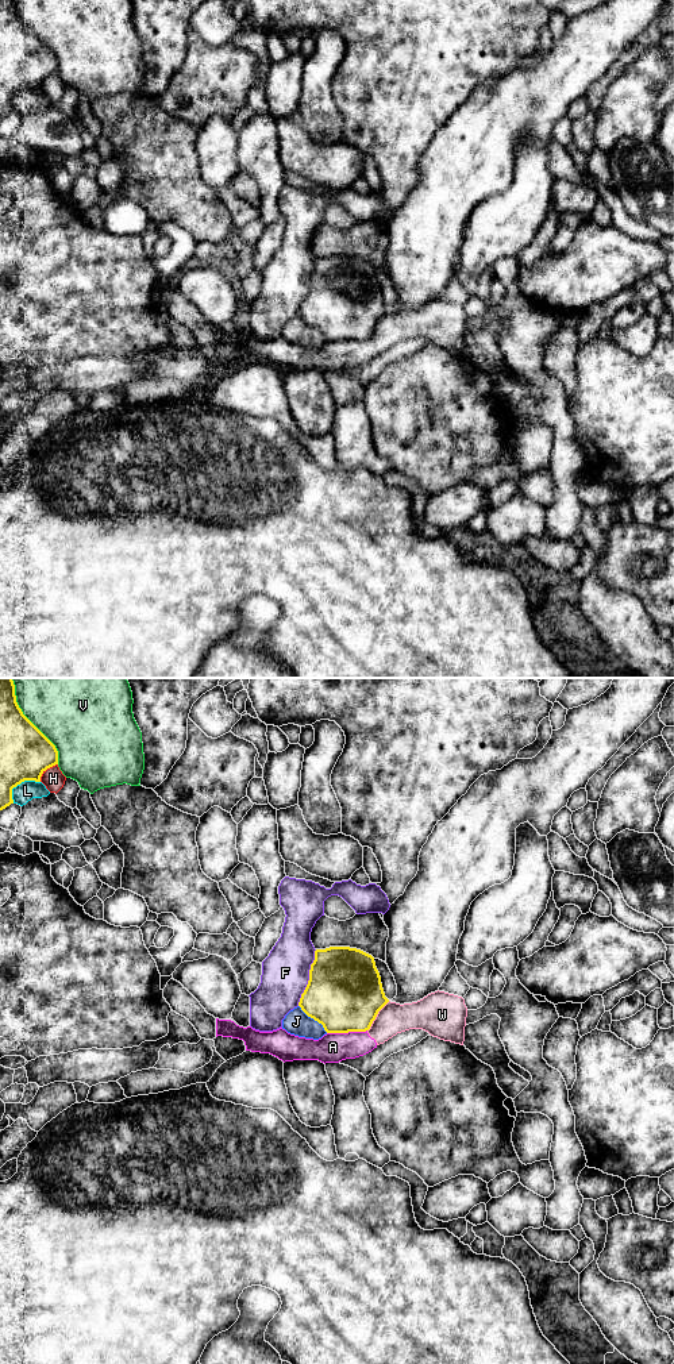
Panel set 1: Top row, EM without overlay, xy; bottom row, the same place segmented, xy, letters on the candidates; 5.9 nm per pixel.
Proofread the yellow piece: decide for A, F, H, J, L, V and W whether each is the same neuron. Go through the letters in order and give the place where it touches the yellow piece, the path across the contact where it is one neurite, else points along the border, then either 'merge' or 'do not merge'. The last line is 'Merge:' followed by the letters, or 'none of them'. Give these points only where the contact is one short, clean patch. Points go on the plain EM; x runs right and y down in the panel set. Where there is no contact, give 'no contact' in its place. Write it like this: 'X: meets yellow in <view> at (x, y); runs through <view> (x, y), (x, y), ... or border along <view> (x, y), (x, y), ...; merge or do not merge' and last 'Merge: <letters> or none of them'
A: meets yellow in xy at (346, 340); border along xy (366, 338), (327, 342); do not merge
F: meets yellow in xy at (309, 286); do not merge
H: meets yellow in xy at (46, 77); do not merge
J: meets yellow in xy at (314, 327); do not merge
L: meets yellow in xy at (19, 92); do not merge
V: meets yellow in xy at (37, 37); do not merge
W: meets yellow in xy at (376, 324); border along xy (389, 309), (378, 320), (368, 339); do not merge
Merge: none of them

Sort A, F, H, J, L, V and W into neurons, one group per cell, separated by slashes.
A W / F / H / J / L / V

